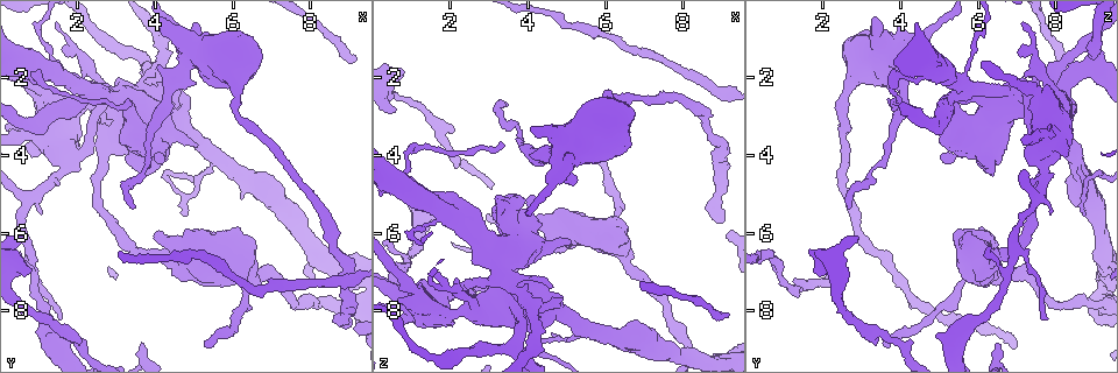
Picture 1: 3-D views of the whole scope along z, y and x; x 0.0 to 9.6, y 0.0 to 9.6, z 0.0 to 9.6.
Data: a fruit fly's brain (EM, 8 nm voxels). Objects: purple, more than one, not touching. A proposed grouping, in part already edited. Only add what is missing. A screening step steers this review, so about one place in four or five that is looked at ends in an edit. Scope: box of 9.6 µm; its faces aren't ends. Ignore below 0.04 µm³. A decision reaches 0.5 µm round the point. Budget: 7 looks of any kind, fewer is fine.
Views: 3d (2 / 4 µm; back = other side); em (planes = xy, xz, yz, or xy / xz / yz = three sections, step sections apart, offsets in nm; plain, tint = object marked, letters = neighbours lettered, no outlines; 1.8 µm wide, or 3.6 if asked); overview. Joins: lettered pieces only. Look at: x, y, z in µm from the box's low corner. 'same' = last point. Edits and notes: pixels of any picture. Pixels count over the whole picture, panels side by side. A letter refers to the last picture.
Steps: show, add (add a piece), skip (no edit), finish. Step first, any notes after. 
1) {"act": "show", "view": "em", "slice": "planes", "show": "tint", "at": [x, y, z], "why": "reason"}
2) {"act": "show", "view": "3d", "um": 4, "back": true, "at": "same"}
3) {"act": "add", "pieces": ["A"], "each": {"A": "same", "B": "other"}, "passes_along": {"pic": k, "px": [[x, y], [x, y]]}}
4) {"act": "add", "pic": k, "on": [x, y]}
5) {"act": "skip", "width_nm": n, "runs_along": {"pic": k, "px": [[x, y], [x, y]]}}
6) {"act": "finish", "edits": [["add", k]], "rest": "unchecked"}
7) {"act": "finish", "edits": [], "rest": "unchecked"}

{"act": "show", "view": "em", "slice": "yz", "step": 16, "show": "letters", "at": [3.30, 2.55, 3.60]}

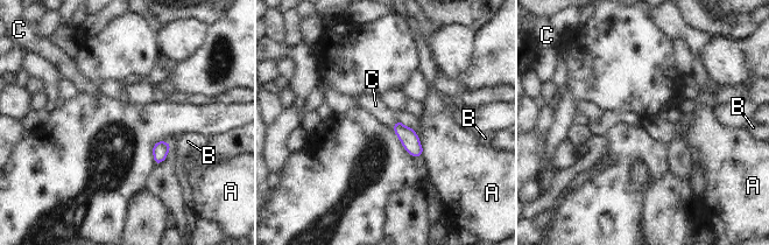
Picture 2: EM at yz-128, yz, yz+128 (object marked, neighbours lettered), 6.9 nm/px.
{"act": "show", "view": "em", "slice": "planes", "show": "letters", "at": "same"}

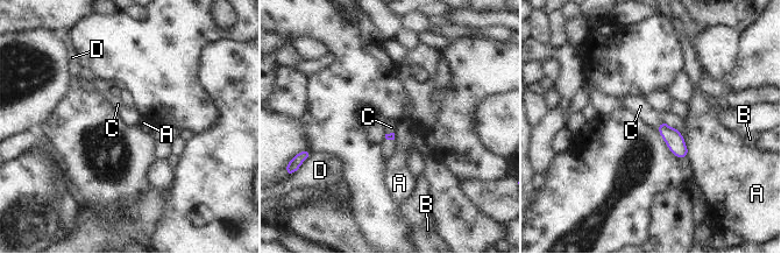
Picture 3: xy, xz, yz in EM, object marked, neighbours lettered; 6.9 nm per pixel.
{"act": "add", "pieces": ["C"], "each": {"A": "other", "B": "other", "C": "same", "D": "other"}, "passes_along": {"pic": 3, "px": [[674, 140], [666, 124], [640, 106]]}, "found": "the neuron continues"}

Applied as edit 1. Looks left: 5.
{"act": "show", "view": "overview", "why": "see it whole again"}

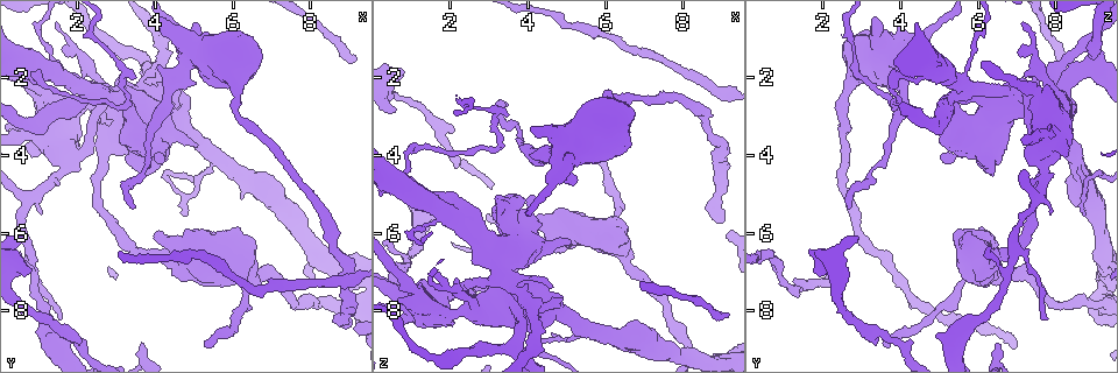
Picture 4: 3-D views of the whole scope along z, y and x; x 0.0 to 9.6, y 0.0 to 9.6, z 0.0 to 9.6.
{"act": "show", "view": "em", "slice": "yz", "step": 16, "show": "tint", "at": [1.60, 8.20, 7.75], "why": "free end"}

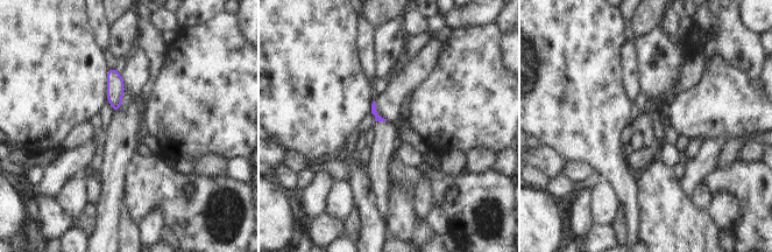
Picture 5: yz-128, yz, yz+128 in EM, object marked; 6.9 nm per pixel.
{"act": "show", "view": "em", "slice": "planes", "show": "letters", "at": "same", "why": "cut it another way"}

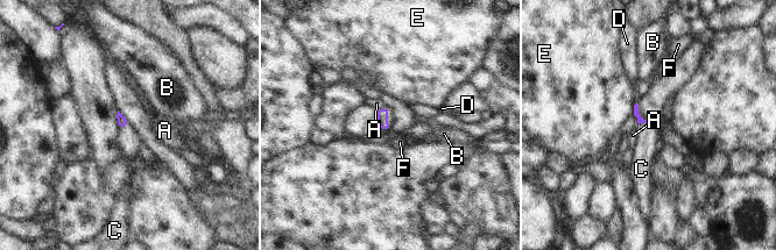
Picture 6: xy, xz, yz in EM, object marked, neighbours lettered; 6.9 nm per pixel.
{"act": "add", "pieces": ["C"], "each": {"A": "other", "B": "other", "C": "same", "D": "other", "E": "other", "F": "other"}, "passes_along": {"pic": 6, "px": [[640, 120], [643, 122], [648, 147]]}, "found": "it goes on there"}

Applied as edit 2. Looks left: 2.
{"act": "show", "view": "3d", "um": 2, "at": [3.50, 5.30, 2.75], "why": "long arm stops here"}

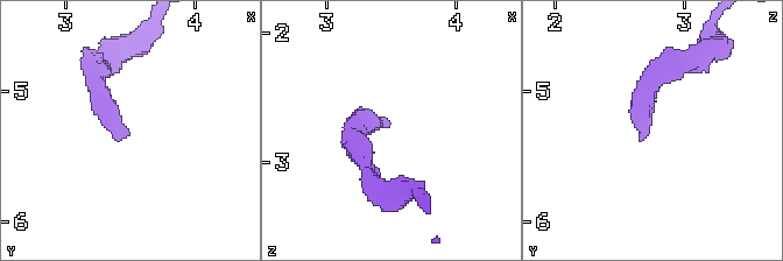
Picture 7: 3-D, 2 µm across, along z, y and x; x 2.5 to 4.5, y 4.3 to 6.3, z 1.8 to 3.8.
{"act": "show", "view": "em", "slice": "planes", "show": "letters", "at": [3.46, 5.36, 2.72]}

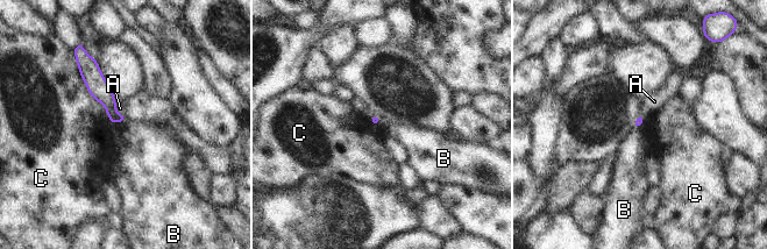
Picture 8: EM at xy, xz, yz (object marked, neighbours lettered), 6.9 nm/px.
{"act": "skip", "each": {"A": "other", "B": "other", "C": "other"}, "runs_along": {"pic": 8, "px": [[85, 69], [121, 119]]}, "found": "none of them fits"}

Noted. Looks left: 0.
{"act": "finish", "edits": [["add", 3], ["add", 6]], "rest": "unchecked"}

